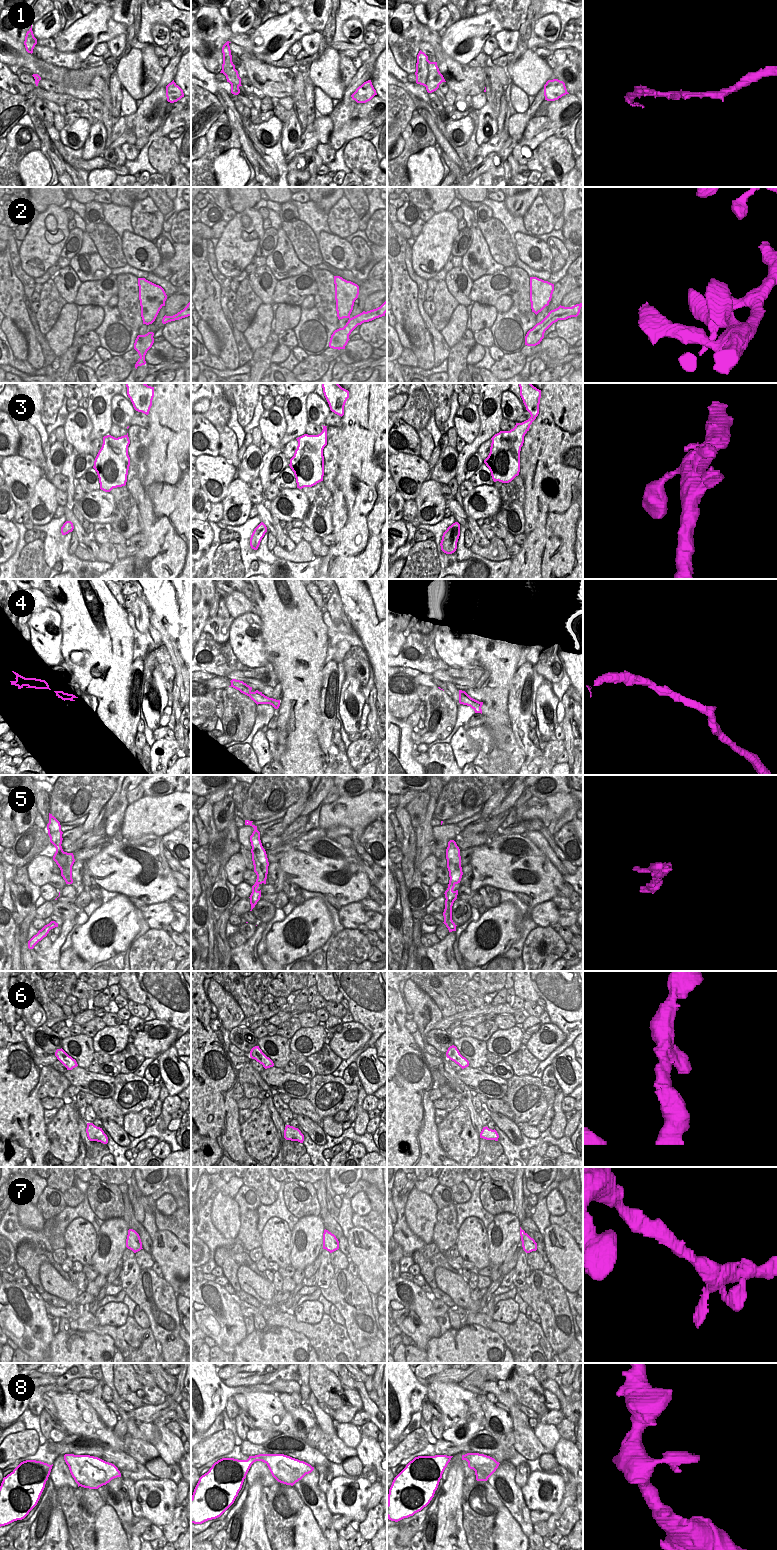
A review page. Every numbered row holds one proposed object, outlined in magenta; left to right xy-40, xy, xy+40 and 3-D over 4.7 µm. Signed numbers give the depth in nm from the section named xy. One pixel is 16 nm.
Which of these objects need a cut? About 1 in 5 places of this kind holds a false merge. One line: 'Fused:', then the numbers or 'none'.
Fused: 1

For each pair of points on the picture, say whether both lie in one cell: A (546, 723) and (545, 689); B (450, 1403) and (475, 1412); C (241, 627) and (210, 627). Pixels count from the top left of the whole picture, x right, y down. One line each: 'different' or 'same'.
A: same
B: different
C: different

